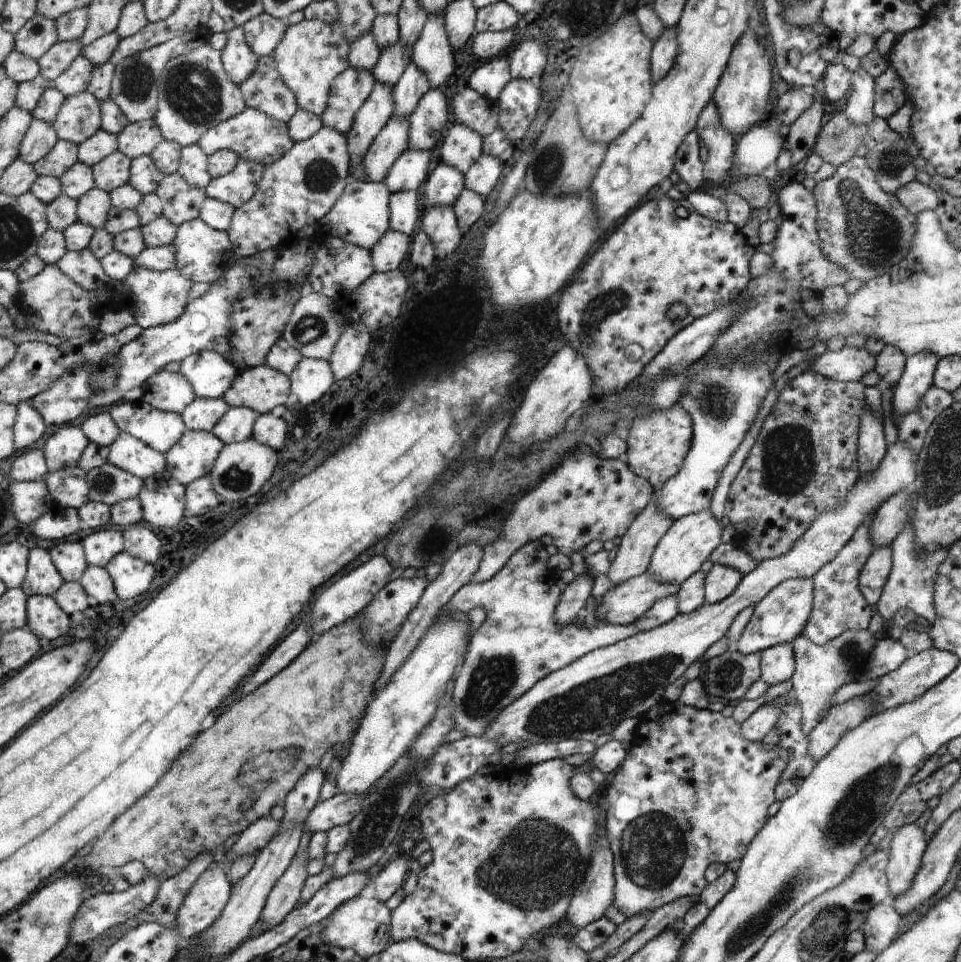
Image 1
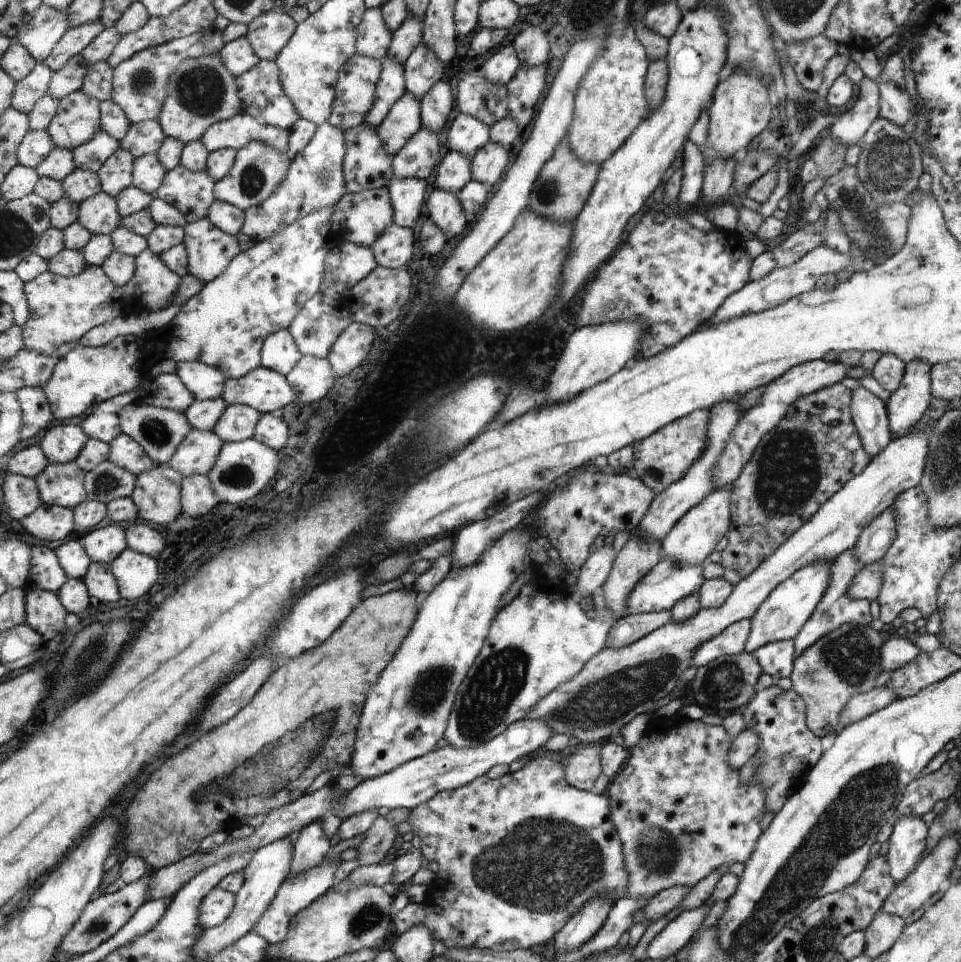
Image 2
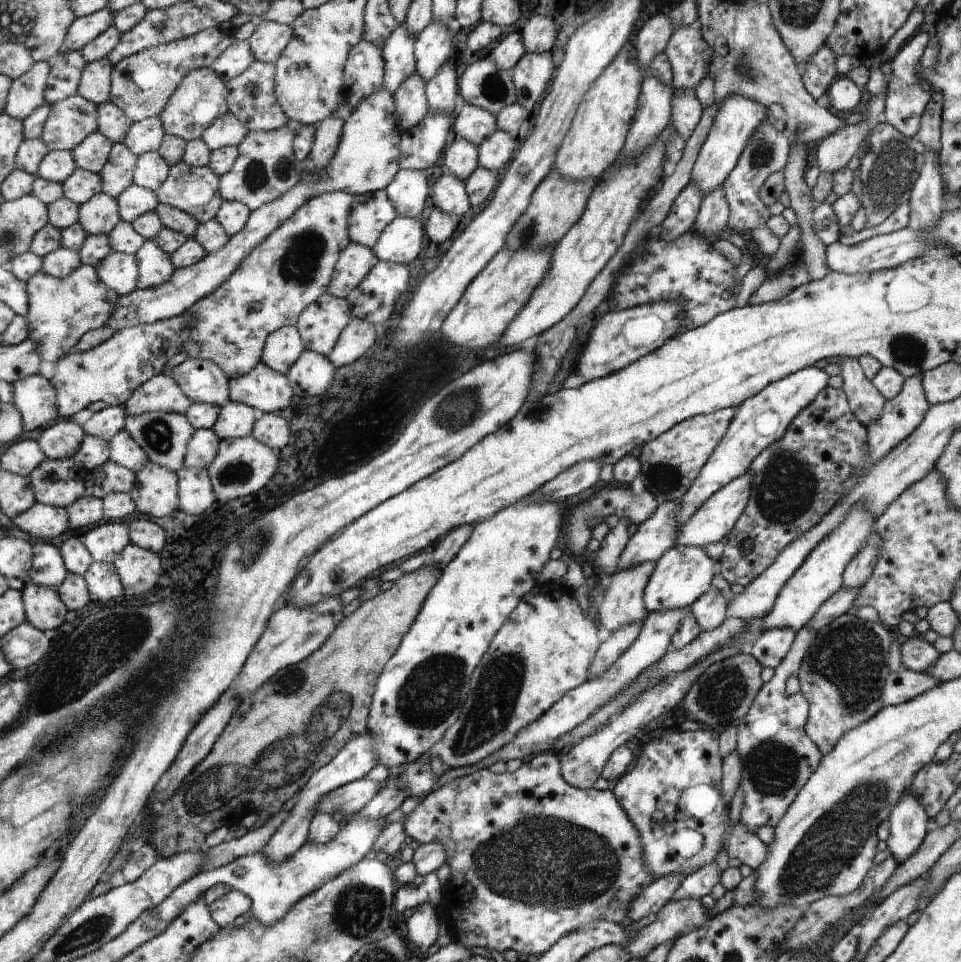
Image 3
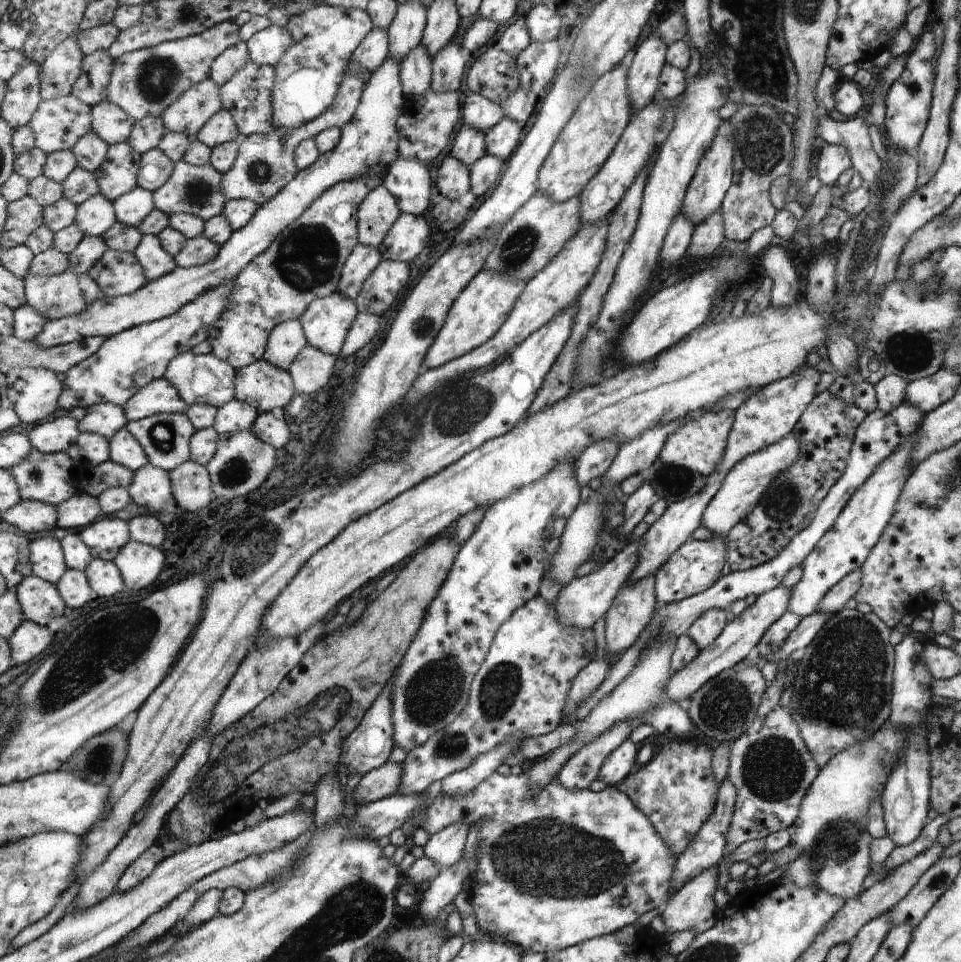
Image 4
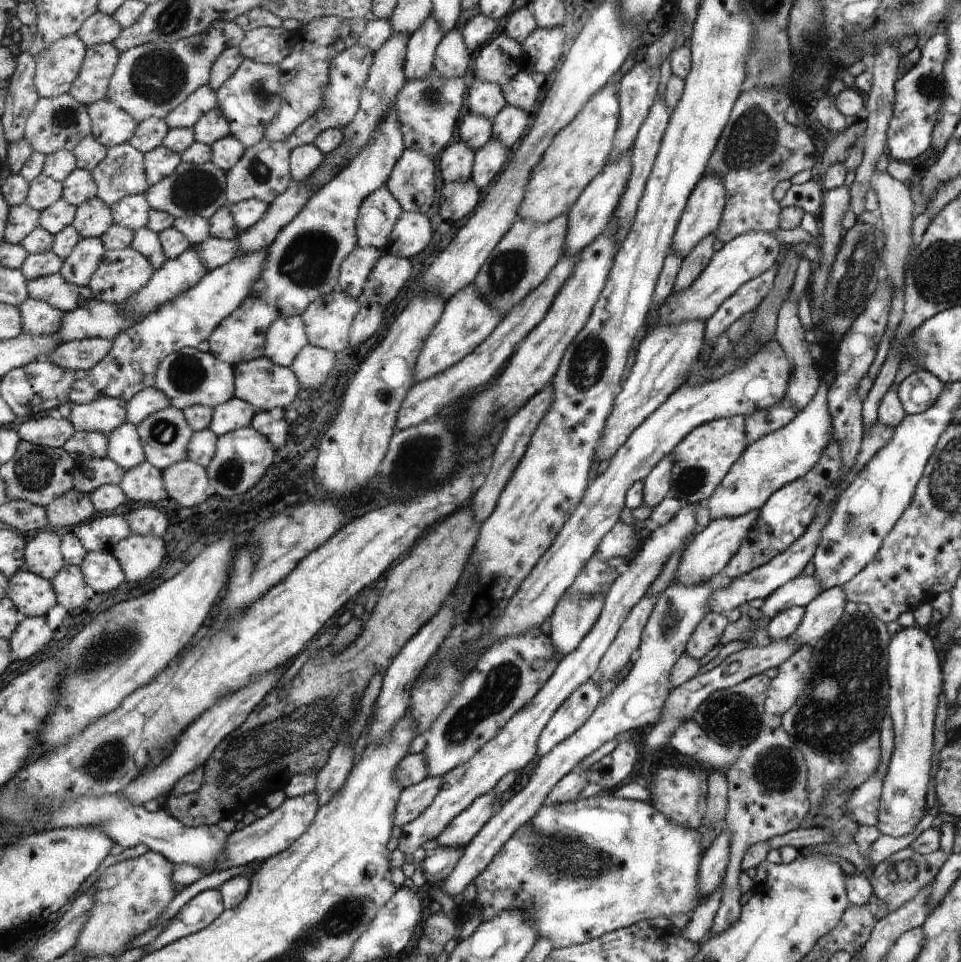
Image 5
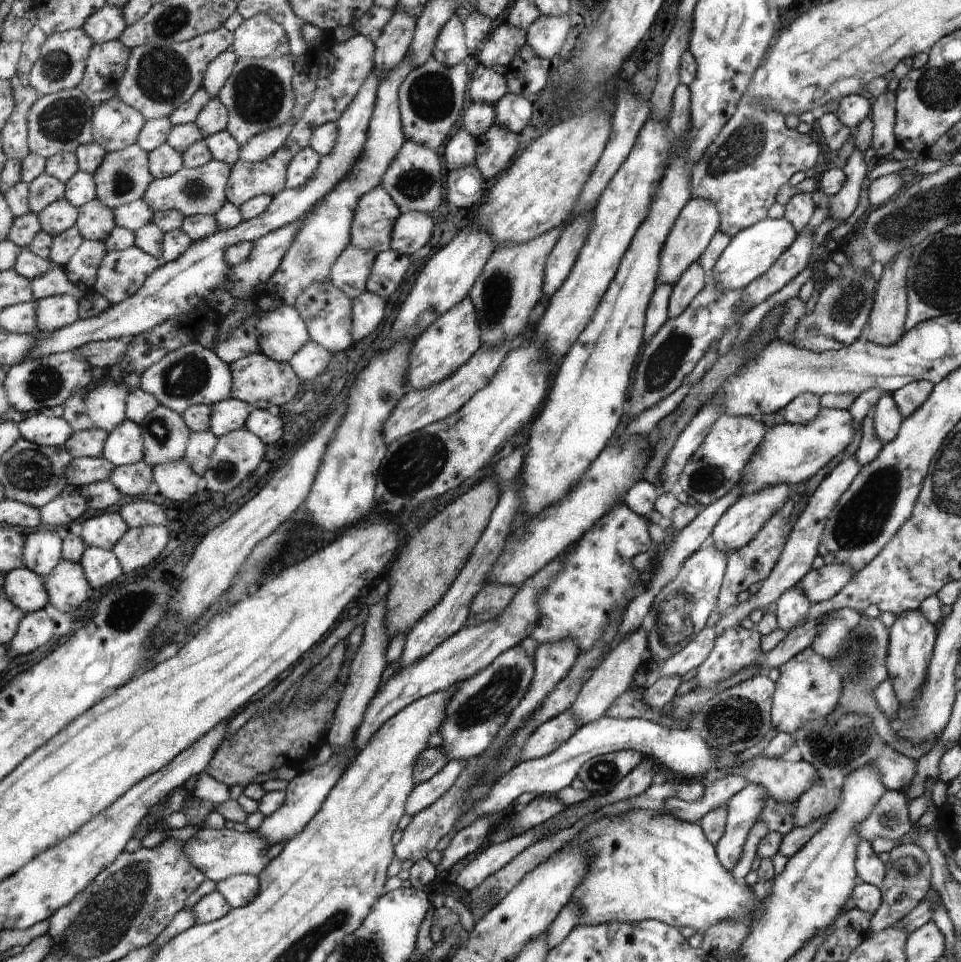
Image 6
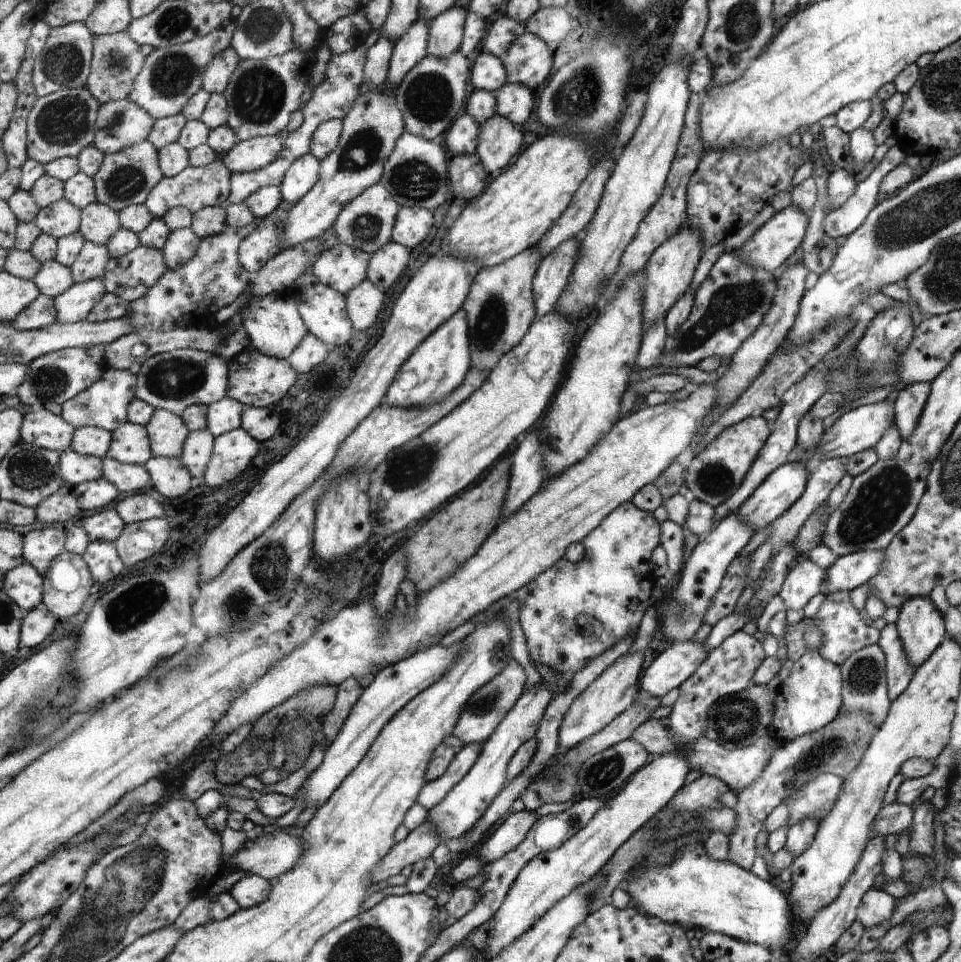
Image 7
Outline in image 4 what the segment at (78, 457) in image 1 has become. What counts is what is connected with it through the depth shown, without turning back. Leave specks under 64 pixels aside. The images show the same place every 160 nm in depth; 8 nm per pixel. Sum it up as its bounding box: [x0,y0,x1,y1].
[28,415,82,453]

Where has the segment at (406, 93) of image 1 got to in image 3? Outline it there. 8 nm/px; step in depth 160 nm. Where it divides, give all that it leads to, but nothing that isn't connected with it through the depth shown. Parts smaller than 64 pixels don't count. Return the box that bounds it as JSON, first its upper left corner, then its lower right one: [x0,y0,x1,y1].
[413,21,454,82]

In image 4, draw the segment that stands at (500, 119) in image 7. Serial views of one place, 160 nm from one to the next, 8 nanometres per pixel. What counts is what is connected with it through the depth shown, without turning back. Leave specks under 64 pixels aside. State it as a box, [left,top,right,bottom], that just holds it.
[469,154,502,199]

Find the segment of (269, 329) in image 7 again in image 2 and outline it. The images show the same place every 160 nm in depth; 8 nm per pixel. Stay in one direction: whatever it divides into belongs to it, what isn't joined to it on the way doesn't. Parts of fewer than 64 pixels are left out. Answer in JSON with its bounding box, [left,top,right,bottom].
[261,328,301,375]

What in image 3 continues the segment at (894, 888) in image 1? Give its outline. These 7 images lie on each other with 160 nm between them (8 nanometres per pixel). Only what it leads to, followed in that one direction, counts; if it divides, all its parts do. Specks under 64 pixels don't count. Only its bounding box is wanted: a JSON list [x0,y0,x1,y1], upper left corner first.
[887,792,928,862]

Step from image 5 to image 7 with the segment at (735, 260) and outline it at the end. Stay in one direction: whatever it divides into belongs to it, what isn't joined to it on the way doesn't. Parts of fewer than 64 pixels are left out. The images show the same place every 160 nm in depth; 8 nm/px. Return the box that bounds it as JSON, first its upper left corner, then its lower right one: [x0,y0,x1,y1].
[736,204,808,273]

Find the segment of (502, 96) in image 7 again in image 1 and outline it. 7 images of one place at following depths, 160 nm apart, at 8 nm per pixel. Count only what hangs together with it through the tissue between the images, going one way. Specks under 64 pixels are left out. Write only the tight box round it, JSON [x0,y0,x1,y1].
[465,153,500,197]

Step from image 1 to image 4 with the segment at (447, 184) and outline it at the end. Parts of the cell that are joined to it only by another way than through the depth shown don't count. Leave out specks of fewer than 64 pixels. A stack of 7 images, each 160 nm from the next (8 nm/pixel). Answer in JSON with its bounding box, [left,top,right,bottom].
[450,124,488,168]

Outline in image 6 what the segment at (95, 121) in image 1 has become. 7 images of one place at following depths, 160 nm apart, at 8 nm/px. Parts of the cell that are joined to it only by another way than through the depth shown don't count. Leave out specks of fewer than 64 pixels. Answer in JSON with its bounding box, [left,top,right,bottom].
[29,88,96,159]

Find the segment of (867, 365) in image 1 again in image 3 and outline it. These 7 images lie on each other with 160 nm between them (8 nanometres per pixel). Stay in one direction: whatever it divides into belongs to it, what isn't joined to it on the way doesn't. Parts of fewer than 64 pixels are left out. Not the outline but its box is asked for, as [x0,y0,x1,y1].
[678,366,830,526]

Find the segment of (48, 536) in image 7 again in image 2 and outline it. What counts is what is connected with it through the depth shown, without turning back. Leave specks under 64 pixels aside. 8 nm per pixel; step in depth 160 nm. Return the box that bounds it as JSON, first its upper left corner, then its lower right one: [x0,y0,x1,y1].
[31,546,69,593]

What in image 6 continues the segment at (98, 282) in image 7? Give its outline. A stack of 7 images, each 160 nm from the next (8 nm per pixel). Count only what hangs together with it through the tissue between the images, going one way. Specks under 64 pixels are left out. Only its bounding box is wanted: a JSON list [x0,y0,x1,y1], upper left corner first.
[37,291,83,333]

